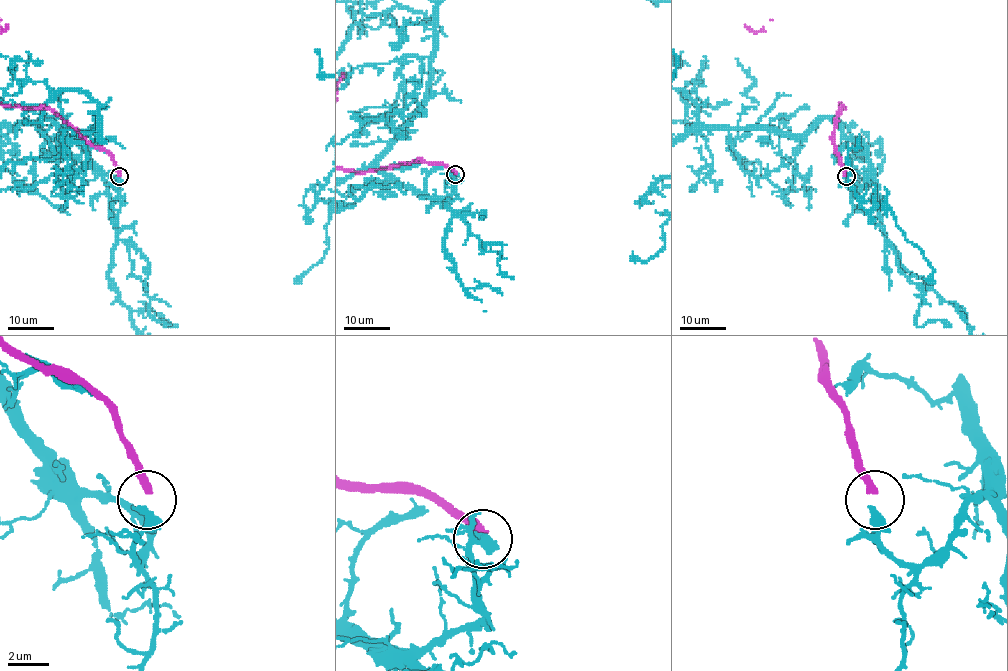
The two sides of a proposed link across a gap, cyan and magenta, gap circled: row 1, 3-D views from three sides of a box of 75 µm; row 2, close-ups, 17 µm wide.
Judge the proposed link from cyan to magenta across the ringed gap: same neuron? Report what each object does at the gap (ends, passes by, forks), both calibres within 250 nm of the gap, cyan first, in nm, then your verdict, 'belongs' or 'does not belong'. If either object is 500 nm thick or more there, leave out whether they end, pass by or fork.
cyan forks there; magenta ends there; 260 nm thick on the cyan side, 320 nm on the other; does not belong

